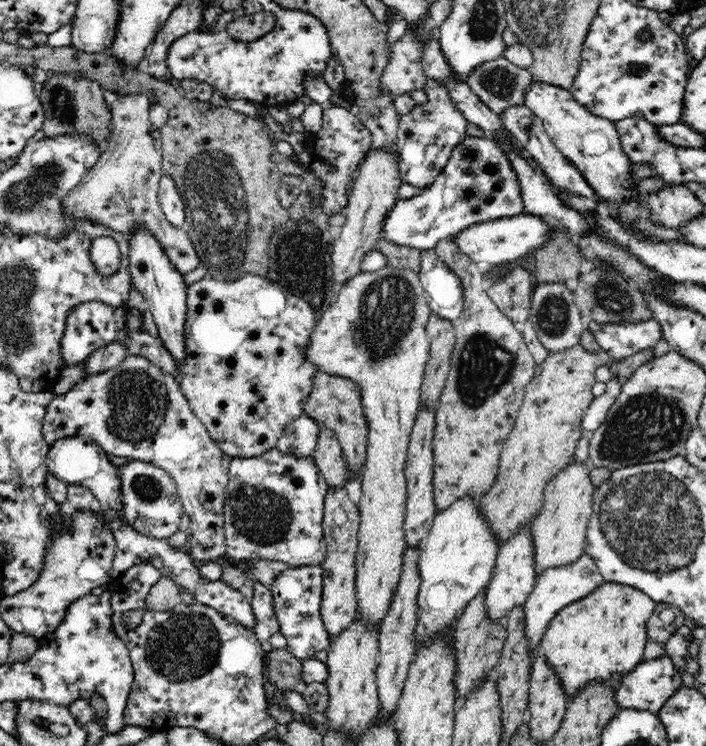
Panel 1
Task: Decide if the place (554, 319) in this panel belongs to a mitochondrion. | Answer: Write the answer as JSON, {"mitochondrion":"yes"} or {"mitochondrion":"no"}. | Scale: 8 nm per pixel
{"mitochondrion":"yes"}

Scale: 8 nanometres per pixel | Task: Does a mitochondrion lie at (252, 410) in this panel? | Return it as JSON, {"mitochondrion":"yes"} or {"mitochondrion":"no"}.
{"mitochondrion":"no"}

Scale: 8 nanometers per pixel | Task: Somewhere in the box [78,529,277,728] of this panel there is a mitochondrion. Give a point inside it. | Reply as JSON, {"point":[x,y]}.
{"point":[186,644]}

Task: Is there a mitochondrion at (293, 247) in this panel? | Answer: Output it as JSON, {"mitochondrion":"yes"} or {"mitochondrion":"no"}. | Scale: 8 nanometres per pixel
{"mitochondrion":"yes"}

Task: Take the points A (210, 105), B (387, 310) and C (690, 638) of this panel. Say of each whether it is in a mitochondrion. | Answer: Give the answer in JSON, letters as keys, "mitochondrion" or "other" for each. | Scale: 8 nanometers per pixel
{"A":"other","B":"mitochondrion","C":"other"}

